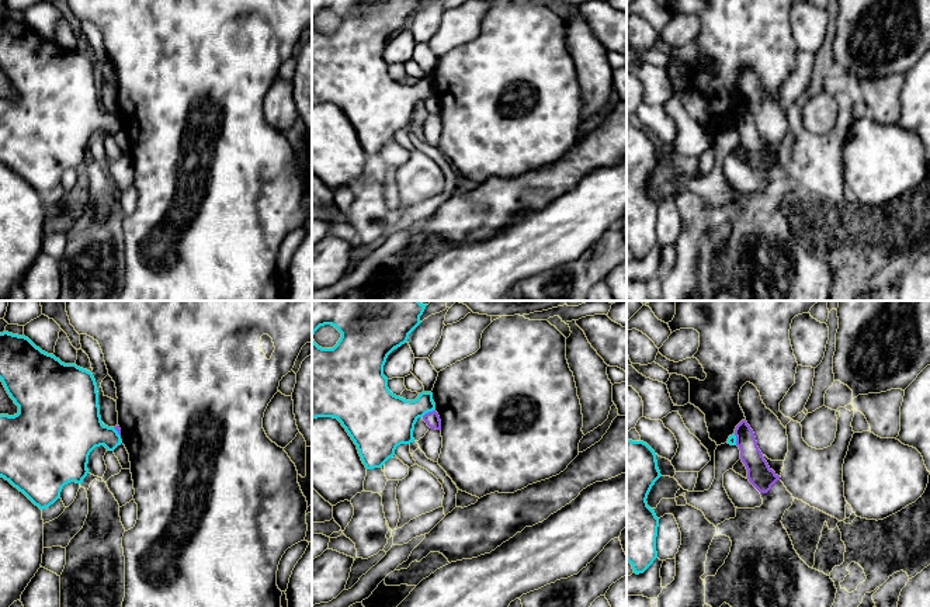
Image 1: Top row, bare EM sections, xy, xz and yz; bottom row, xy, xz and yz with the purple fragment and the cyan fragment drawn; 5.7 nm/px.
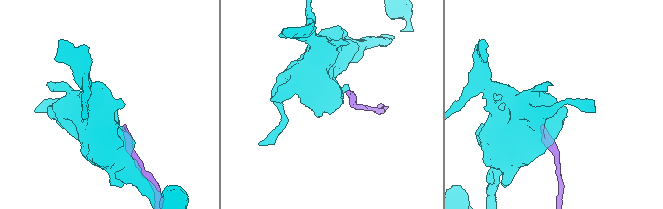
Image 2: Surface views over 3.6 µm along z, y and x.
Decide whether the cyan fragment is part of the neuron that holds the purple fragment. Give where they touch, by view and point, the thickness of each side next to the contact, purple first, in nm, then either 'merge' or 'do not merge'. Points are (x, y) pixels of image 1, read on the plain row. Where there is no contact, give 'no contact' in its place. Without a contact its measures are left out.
contact xz (429, 97); calibres 80 and 300 nm; do not merge

